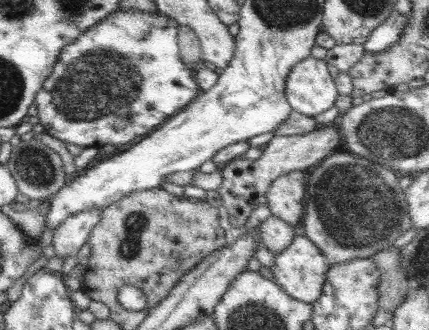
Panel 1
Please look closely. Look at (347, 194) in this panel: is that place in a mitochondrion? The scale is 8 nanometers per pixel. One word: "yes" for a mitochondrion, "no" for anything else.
yes

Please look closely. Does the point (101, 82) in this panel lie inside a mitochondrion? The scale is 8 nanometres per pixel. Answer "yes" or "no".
yes

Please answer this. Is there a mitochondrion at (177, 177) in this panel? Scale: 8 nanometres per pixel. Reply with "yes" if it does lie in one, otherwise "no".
no

